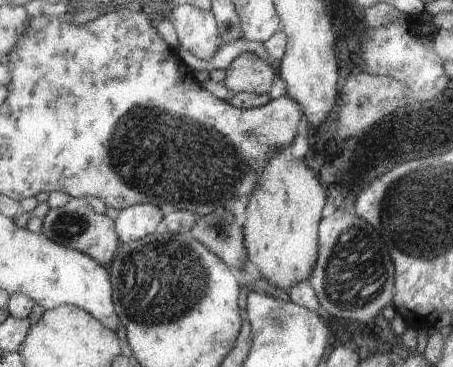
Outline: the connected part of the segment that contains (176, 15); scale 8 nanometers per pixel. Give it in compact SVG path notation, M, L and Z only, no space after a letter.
M177 6L169 10L169 20L179 42L205 62L213 60L217 50L225 44L217 14L211 8L203 10L197 6Z

